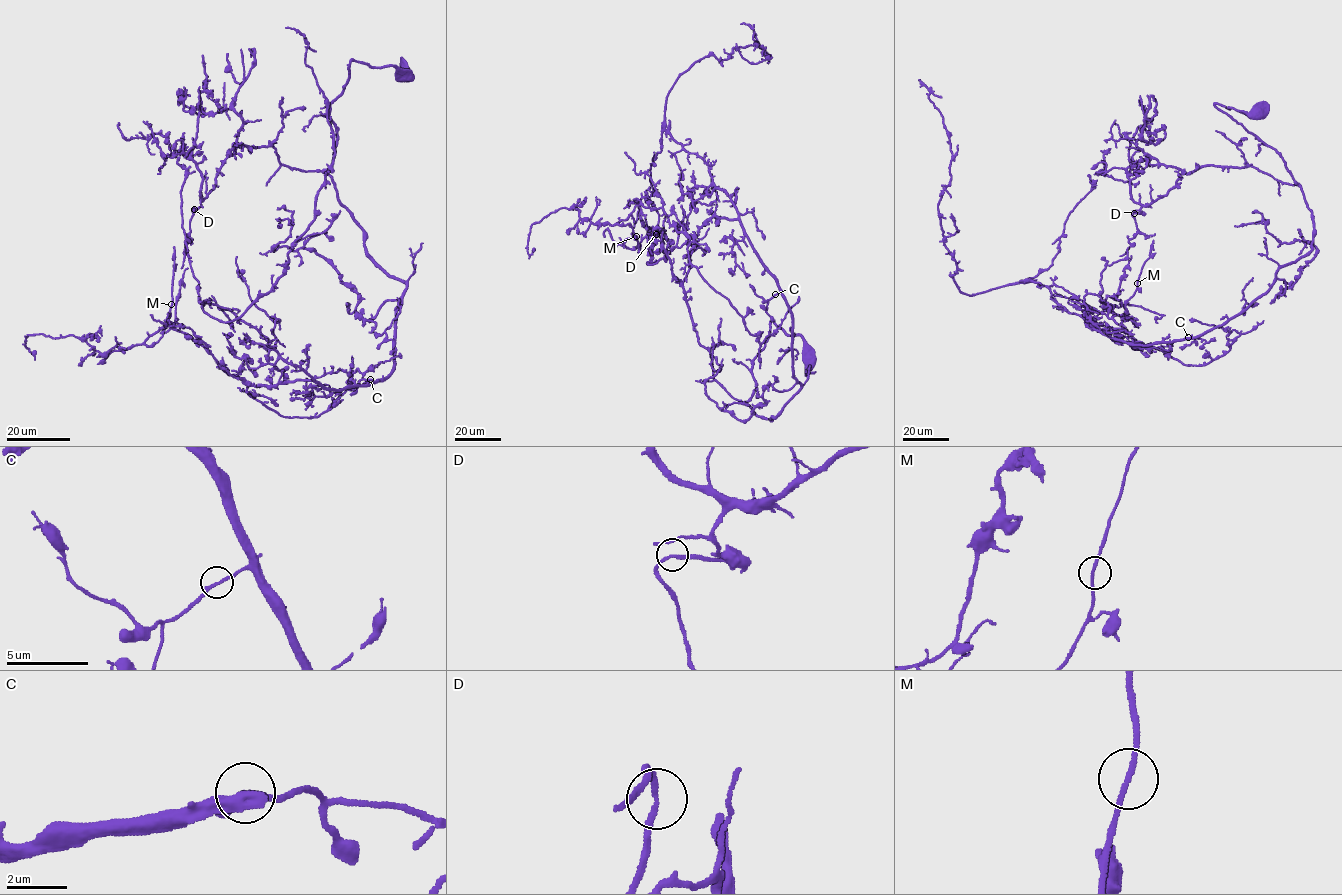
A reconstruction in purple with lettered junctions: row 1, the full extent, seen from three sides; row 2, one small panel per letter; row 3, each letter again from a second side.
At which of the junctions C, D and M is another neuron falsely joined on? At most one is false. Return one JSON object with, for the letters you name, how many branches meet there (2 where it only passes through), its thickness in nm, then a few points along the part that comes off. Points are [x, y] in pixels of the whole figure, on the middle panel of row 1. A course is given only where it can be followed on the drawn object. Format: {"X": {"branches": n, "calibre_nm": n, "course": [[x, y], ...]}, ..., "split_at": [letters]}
{"split_at": []}

